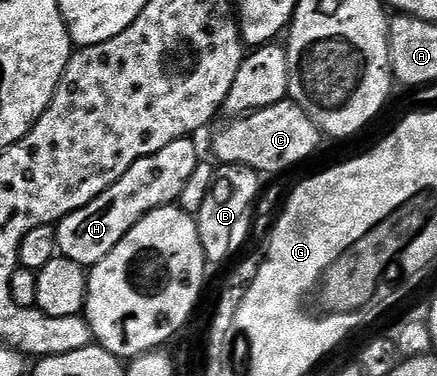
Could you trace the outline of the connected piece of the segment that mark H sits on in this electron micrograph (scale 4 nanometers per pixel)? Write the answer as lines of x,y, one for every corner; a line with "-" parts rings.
192,138
175,140
170,142
170,146
162,146
158,154
150,154
134,162
134,166
130,166
130,170
126,170
118,182
98,194
98,198
64,217
55,225
57,253
70,258
70,262
85,266
102,262
102,258
106,258
106,254
110,254
110,250
114,250
114,246
126,238
128,231
147,212
175,205
179,201
176,199
185,194
187,182
202,160
202,156
196,153
194,141

